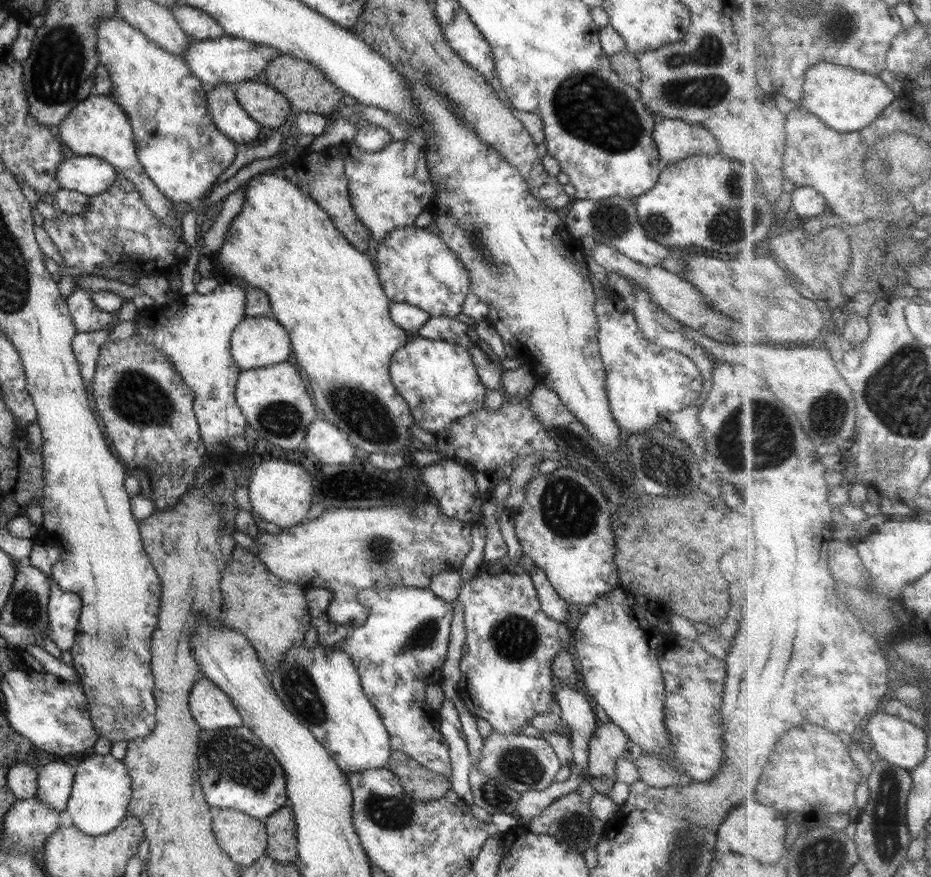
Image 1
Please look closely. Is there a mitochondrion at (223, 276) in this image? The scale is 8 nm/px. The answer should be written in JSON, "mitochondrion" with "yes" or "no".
{"mitochondrion":"no"}

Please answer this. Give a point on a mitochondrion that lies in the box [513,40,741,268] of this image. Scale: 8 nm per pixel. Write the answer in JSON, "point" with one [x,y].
{"point":[590,109]}

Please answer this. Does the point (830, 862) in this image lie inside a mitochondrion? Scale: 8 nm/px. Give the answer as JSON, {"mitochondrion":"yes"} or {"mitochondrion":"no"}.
{"mitochondrion":"yes"}

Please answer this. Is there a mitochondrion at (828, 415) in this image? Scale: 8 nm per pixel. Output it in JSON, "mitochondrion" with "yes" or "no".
{"mitochondrion":"yes"}

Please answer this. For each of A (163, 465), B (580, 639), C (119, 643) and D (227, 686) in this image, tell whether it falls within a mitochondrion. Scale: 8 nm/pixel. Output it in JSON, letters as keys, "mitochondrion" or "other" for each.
{"A":"other","B":"other","C":"mitochondrion","D":"other"}

